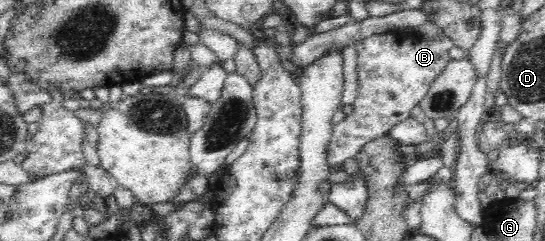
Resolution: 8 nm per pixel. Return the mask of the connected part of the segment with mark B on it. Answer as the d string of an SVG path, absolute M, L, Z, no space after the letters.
M413 30L390 31L366 37L355 43L357 49L358 91L353 112L333 126L326 144L325 160L329 170L341 169L342 163L354 157L363 145L382 137L397 123L410 116L413 107L452 59L448 51L453 43L443 35L424 37Z

